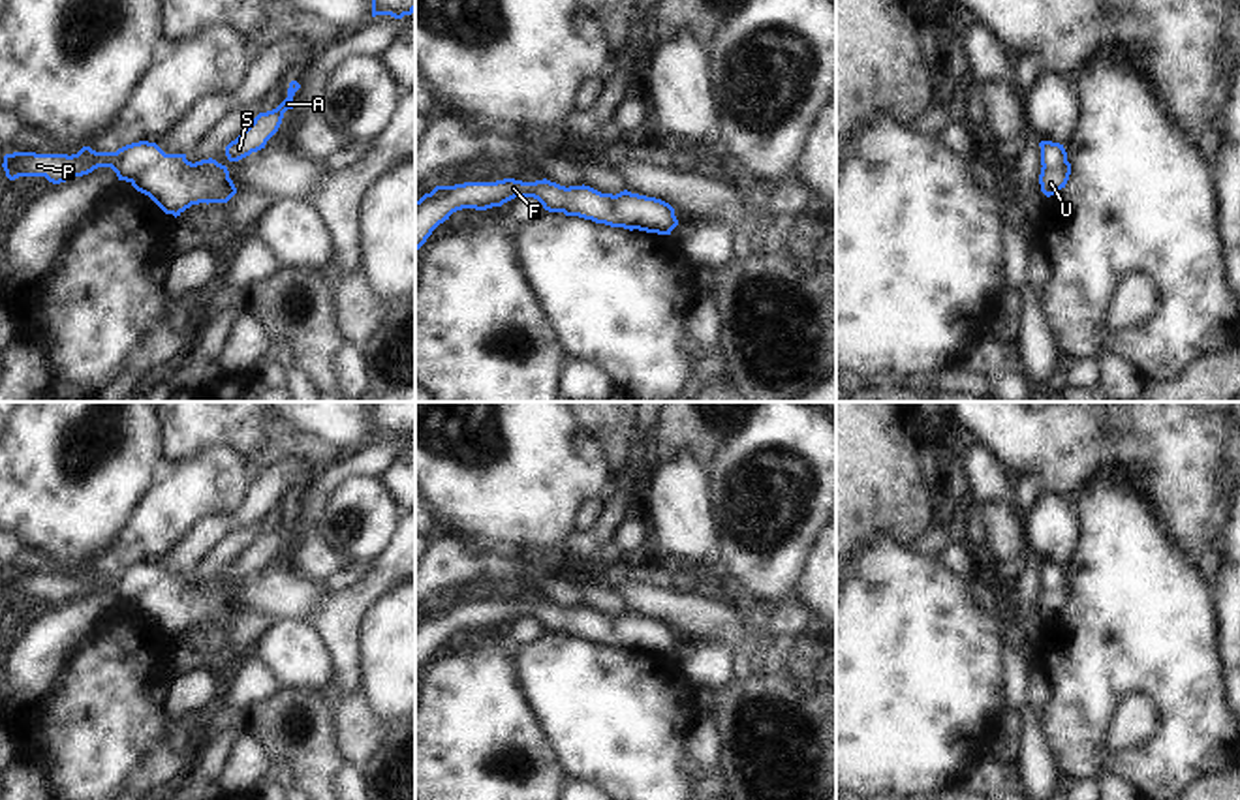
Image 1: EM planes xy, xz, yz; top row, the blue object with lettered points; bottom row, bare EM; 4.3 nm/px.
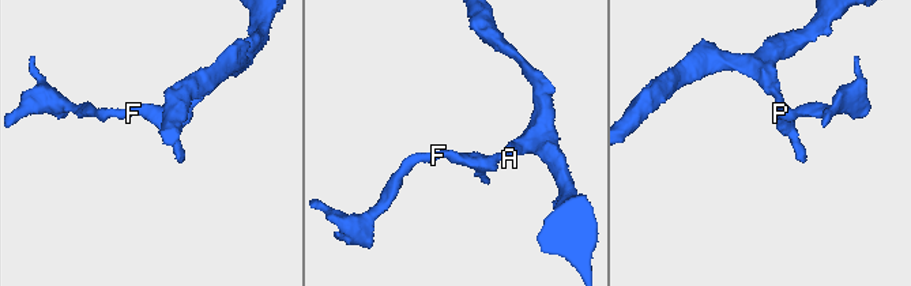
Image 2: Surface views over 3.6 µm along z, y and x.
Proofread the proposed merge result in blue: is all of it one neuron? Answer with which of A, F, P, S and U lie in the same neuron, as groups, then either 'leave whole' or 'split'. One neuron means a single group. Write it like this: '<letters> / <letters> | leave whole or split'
A F P S U | leave whole

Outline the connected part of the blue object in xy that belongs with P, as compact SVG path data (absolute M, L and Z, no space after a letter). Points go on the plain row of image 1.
M139 562L116 573L83 567L77 575L13 573L4 577L6 597L45 597L53 605L111 588L118 601L148 616L165 635L180 637L199 623L227 623L237 608L216 580L188 582L186 575L165 575L156 563Z

